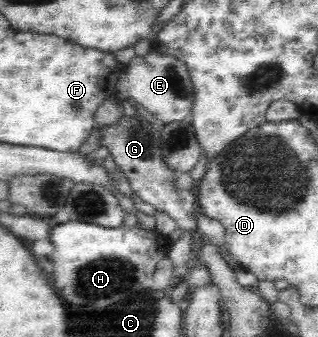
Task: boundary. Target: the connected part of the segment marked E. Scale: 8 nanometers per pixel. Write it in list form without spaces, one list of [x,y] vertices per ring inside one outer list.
[[[151,50],[144,56],[135,56],[126,67],[117,84],[116,98],[121,102],[129,97],[144,107],[159,123],[183,121],[191,114],[193,88],[189,72],[180,59]]]

